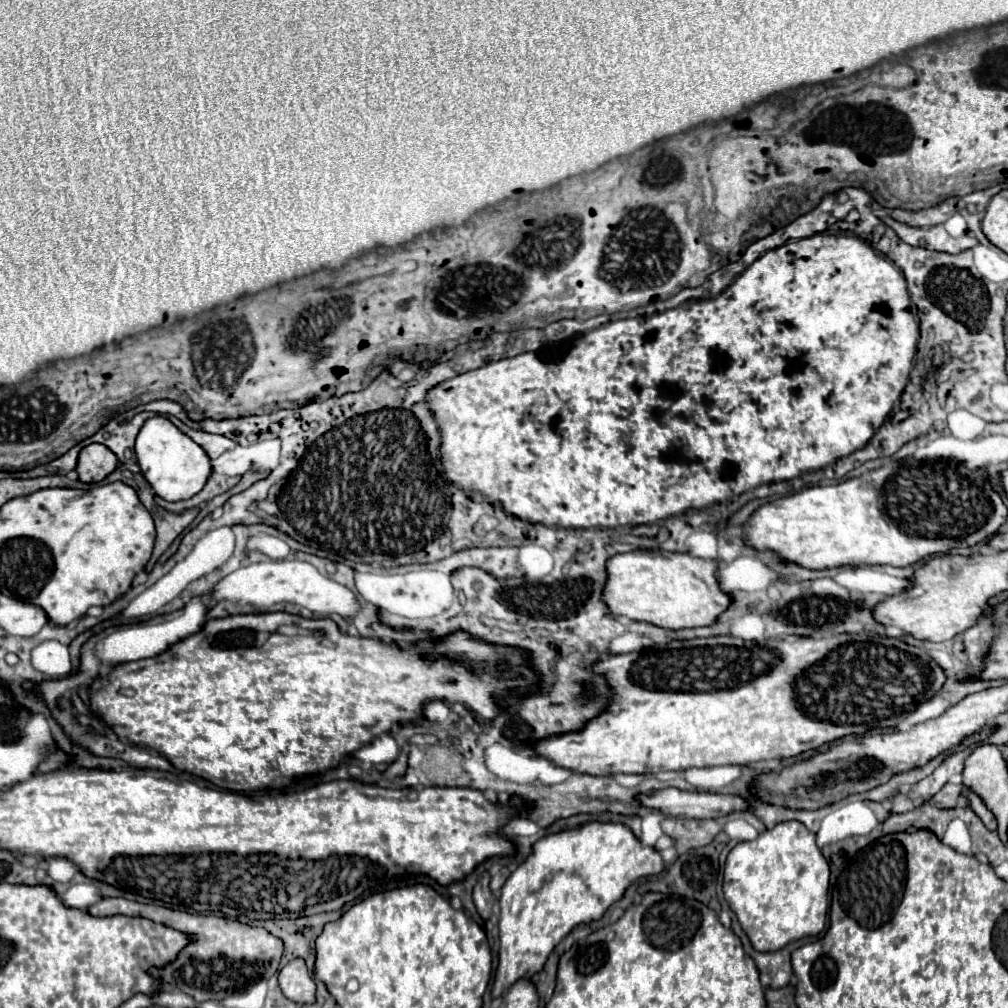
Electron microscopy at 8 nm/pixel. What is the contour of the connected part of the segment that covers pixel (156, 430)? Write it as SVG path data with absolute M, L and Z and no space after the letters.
M152 416L144 422L144 426L138 432L134 452L138 458L138 466L144 478L148 480L148 484L154 488L154 492L160 498L168 502L192 498L194 494L198 494L204 488L208 476L212 474L208 454L190 436L178 430L164 416Z

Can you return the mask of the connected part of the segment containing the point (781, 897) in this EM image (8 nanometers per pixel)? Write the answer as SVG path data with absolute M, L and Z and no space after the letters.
M780 822L756 840L736 844L724 866L724 898L752 946L774 952L804 936L818 936L828 914L830 866L802 822Z

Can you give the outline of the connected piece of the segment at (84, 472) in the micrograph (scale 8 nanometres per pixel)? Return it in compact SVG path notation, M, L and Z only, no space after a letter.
M88 444L78 454L78 478L82 482L102 482L114 468L118 458L104 444Z

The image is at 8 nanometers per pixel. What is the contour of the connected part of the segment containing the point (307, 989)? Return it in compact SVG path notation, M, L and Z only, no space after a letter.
M302 958L290 960L284 968L278 972L278 984L286 998L298 1004L312 1004L316 998L316 984L306 970L306 964Z

